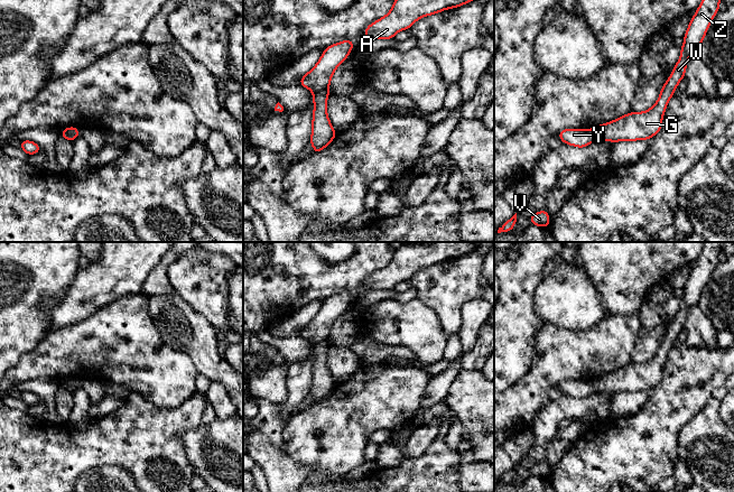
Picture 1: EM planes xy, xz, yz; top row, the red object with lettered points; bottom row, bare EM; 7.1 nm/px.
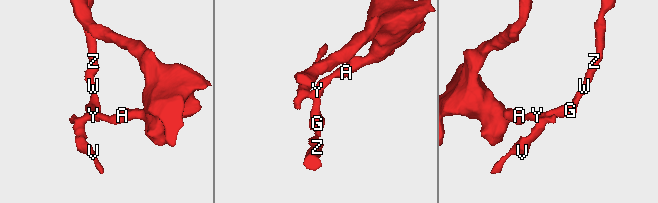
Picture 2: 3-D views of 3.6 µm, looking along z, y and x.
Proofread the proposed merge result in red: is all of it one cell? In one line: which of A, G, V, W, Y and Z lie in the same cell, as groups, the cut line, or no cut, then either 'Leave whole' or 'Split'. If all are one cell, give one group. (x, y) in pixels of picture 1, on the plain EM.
Groups: A V Y / G W Z. Split along xz (327, 340), (322, 340), (314, 344). Split

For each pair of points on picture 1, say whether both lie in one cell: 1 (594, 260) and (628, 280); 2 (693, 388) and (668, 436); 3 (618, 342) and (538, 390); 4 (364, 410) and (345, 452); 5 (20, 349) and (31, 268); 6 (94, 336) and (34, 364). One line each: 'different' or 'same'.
1: same
2: same
3: same
4: same
5: same
6: same

